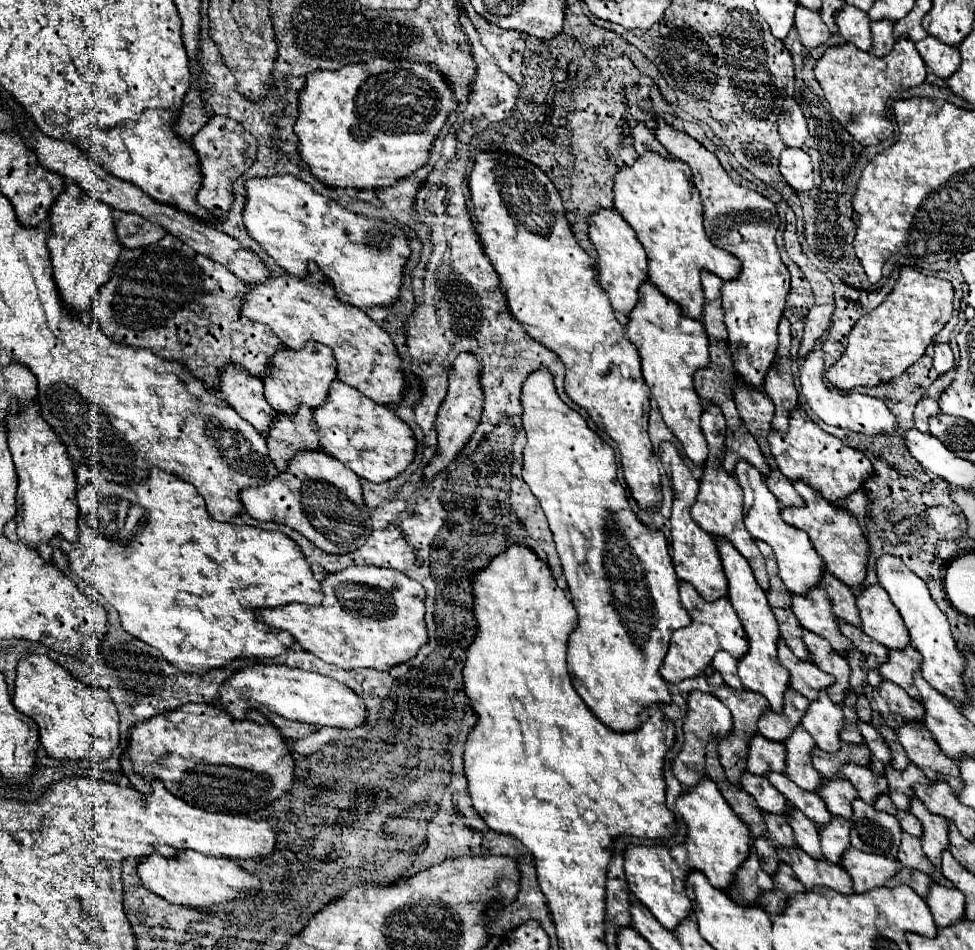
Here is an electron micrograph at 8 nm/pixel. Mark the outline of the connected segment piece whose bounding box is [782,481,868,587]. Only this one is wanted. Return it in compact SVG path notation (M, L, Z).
M796 481L794 489L804 499L804 505L802 507L784 507L782 519L786 523L790 523L792 527L798 527L808 533L814 549L824 559L824 567L828 573L832 573L834 577L838 577L842 583L846 583L850 587L860 585L866 577L868 543L864 539L864 533L862 533L856 517L844 507L830 505L830 501L822 499L822 493L818 495L818 491L814 491L814 487L806 485L804 481Z

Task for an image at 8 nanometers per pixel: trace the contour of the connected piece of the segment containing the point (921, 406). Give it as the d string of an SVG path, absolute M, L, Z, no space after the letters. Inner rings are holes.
M922 399L918 401L916 405L916 411L914 411L914 423L916 423L916 429L922 431L922 433L928 433L928 419L938 413L938 403L932 401L932 399Z

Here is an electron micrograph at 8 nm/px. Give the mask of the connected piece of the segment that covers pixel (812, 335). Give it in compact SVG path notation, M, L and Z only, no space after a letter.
M824 303L824 305L814 305L806 317L806 325L804 325L804 337L802 337L802 345L800 345L800 357L804 357L808 351L812 351L812 347L816 345L816 341L822 339L822 333L830 327L830 317L834 313L834 303Z

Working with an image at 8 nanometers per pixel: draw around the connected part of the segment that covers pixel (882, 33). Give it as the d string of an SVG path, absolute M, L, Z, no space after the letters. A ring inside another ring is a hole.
M880 19L880 21L872 21L872 49L870 53L874 53L876 57L884 57L892 51L894 47L894 37L892 37L892 21Z

